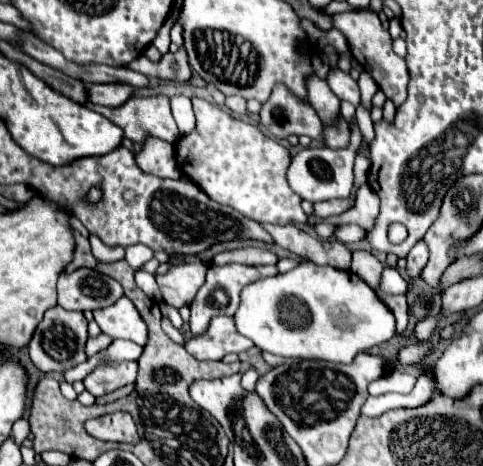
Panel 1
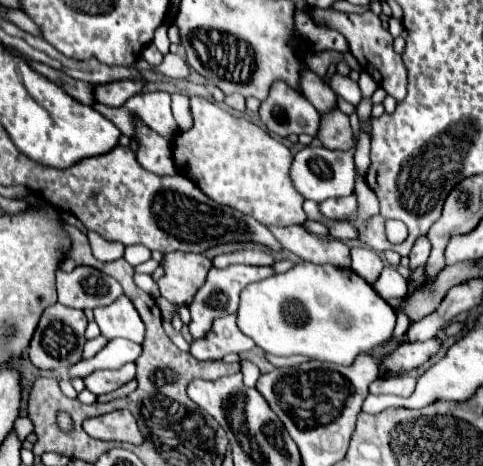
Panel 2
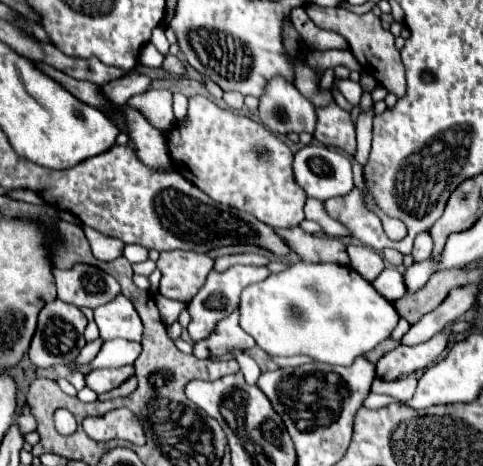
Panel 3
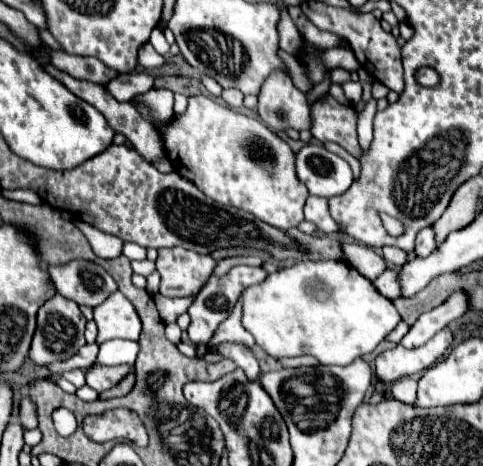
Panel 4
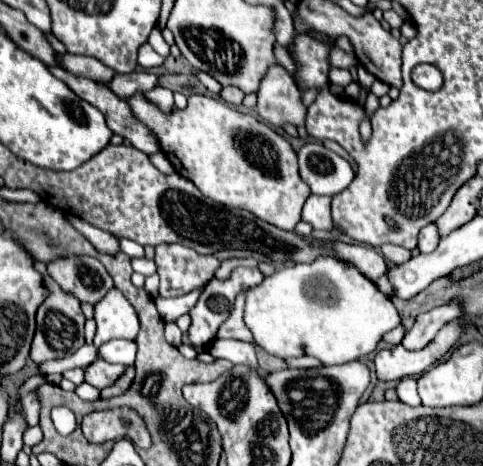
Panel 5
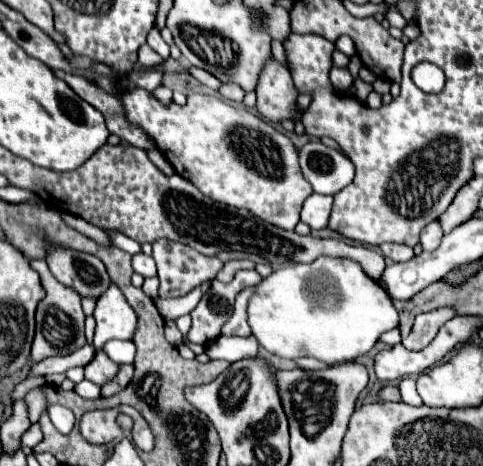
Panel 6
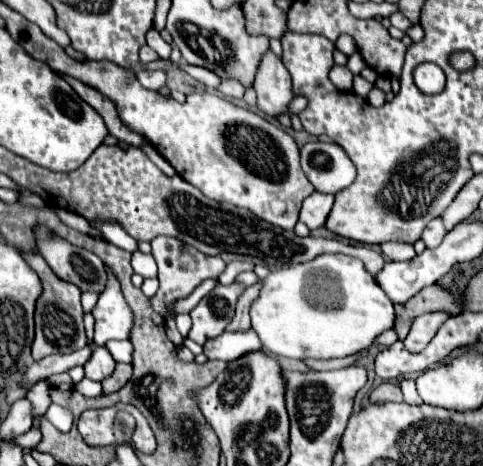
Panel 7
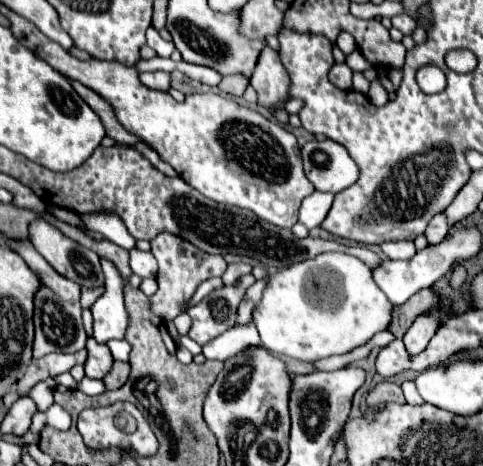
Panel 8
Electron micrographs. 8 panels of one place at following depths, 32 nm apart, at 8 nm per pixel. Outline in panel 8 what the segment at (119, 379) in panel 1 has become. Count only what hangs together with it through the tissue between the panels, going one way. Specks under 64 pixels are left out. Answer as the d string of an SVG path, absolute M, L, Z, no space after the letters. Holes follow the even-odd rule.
M88 338L86 348L88 348L88 360L84 364L86 376L102 380L112 370L112 364L114 364L112 354L108 352L106 344L98 344L94 338Z

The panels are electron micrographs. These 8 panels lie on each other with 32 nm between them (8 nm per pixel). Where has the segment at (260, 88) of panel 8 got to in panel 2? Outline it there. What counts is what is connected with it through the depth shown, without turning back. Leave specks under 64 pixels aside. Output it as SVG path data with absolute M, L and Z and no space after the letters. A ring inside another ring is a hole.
M282 82L270 88L268 100L260 106L260 120L270 134L278 134L280 138L290 134L308 134L316 138L320 128L320 114L316 108Z

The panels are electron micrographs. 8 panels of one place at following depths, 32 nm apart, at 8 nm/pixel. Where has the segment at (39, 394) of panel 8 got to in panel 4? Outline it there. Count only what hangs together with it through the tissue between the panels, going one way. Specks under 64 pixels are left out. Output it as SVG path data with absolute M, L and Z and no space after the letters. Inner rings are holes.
M28 398L22 400L22 404L20 404L20 424L22 424L24 430L32 430L32 428L38 426L36 410L34 410L34 408L36 408L36 406L34 406Z

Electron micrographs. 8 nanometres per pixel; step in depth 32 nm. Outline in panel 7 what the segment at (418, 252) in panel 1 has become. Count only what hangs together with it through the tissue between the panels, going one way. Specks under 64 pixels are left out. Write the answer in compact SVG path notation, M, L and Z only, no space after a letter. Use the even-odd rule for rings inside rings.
M442 218L432 220L432 222L424 228L424 232L422 232L424 246L426 246L426 248L436 248L436 246L442 242L444 234L446 234L446 230L444 230L444 224L442 224Z

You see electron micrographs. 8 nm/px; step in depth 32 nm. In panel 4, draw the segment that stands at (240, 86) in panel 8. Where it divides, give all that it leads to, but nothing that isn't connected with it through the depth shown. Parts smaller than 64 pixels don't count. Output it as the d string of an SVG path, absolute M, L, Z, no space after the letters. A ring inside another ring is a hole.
M224 90L222 92L222 98L224 98L224 102L230 108L240 108L242 106L242 100L244 100L244 94L242 92L236 92L236 90Z

